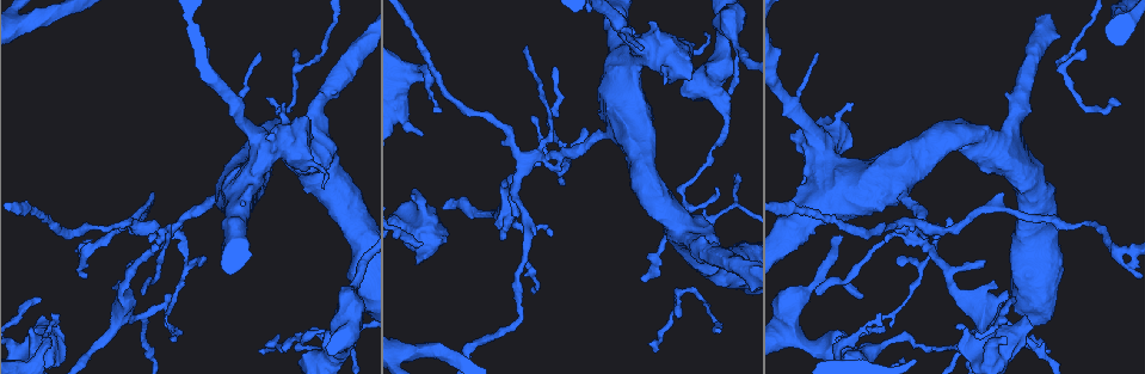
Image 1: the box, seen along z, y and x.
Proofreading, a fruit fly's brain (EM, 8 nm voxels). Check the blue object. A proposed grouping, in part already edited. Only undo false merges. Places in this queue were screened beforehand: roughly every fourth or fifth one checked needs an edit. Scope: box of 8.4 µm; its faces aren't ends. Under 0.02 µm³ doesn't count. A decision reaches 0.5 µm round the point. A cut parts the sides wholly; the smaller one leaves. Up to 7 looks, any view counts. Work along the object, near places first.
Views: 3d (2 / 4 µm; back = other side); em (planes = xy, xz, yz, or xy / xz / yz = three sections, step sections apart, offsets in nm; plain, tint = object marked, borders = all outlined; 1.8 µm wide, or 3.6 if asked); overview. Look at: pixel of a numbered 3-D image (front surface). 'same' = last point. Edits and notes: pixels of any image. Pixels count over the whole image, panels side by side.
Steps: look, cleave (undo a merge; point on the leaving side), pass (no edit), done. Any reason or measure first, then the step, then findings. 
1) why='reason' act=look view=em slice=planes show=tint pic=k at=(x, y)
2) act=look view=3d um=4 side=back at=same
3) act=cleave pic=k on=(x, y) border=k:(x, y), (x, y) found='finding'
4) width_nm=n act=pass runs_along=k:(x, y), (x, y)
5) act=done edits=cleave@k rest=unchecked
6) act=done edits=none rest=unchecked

why='sudden change in width' act=look view=3d um=2 pic=1 at=(356, 282)

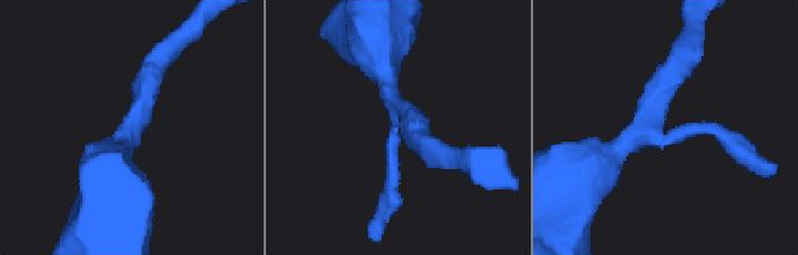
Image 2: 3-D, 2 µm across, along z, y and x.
act=look view=em slice=yz step=8 show=tint pic=2 at=(643, 130)

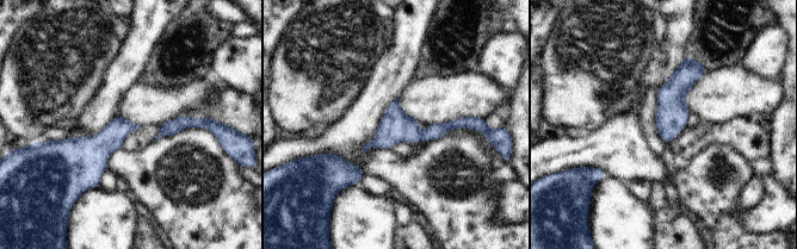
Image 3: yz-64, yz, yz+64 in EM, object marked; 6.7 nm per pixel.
act=pass runs_along=3:(468, 119), (375, 143) found='continuous, no second cell'

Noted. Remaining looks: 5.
why='sudden change in width' act=look view=3d um=4 pic=1 at=(545, 154)

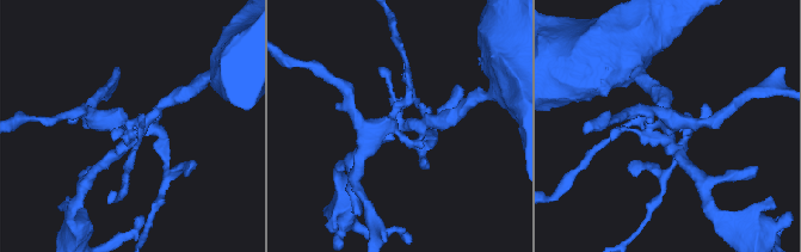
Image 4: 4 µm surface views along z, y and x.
act=look view=em slice=yz step=8 show=tint pic=4 at=(398, 128)

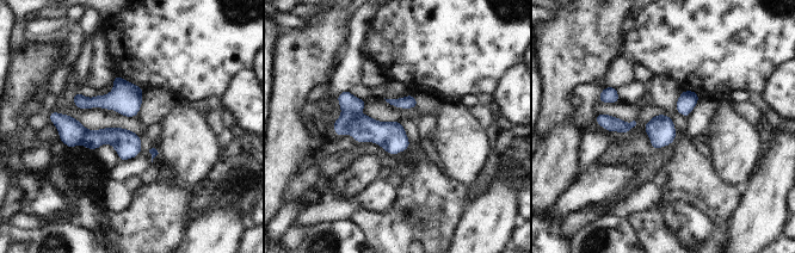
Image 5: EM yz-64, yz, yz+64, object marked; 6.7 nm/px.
why='another direction' act=look view=em slice=planes show=tint at=same

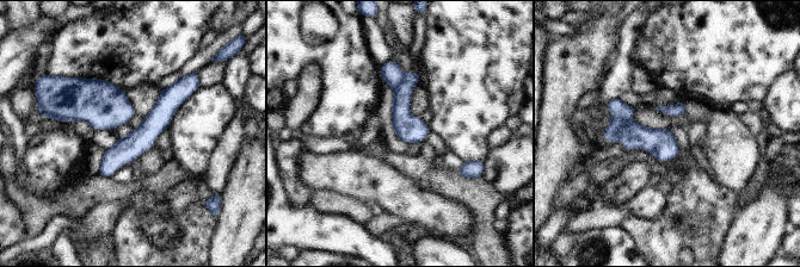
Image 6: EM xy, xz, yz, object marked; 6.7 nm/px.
width_nm=170 act=cleave pic=6 on=(620, 111) found='a second cell is stuck on'

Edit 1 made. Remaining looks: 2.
why='redraw' act=look view=overview

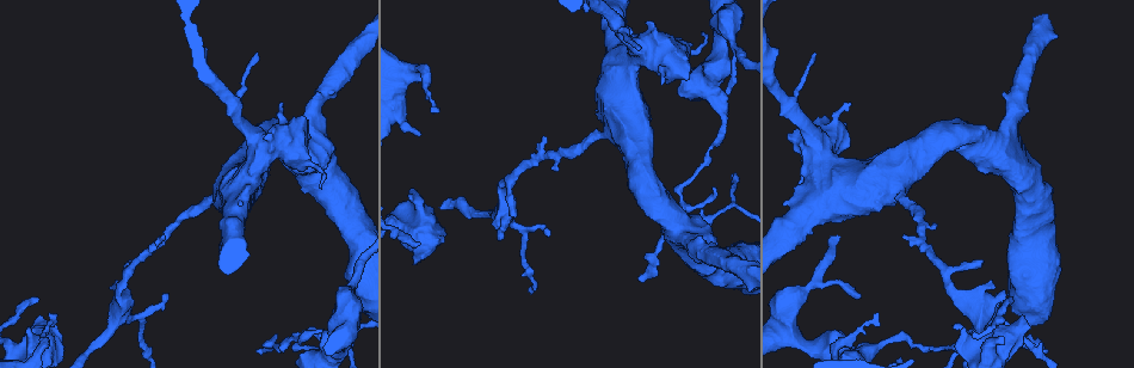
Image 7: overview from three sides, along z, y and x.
why='thick turns thin' act=look view=em um=3.6 slice=planes show=tint pic=7 at=(612, 131)

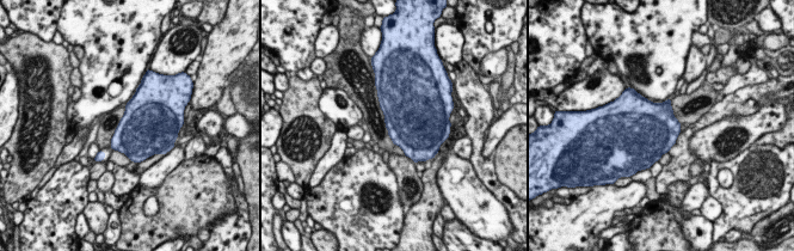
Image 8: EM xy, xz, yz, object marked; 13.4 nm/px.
act=pass found='continuous, no second cell'

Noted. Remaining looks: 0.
act=done edits=cleave@6 rest=unchecked

